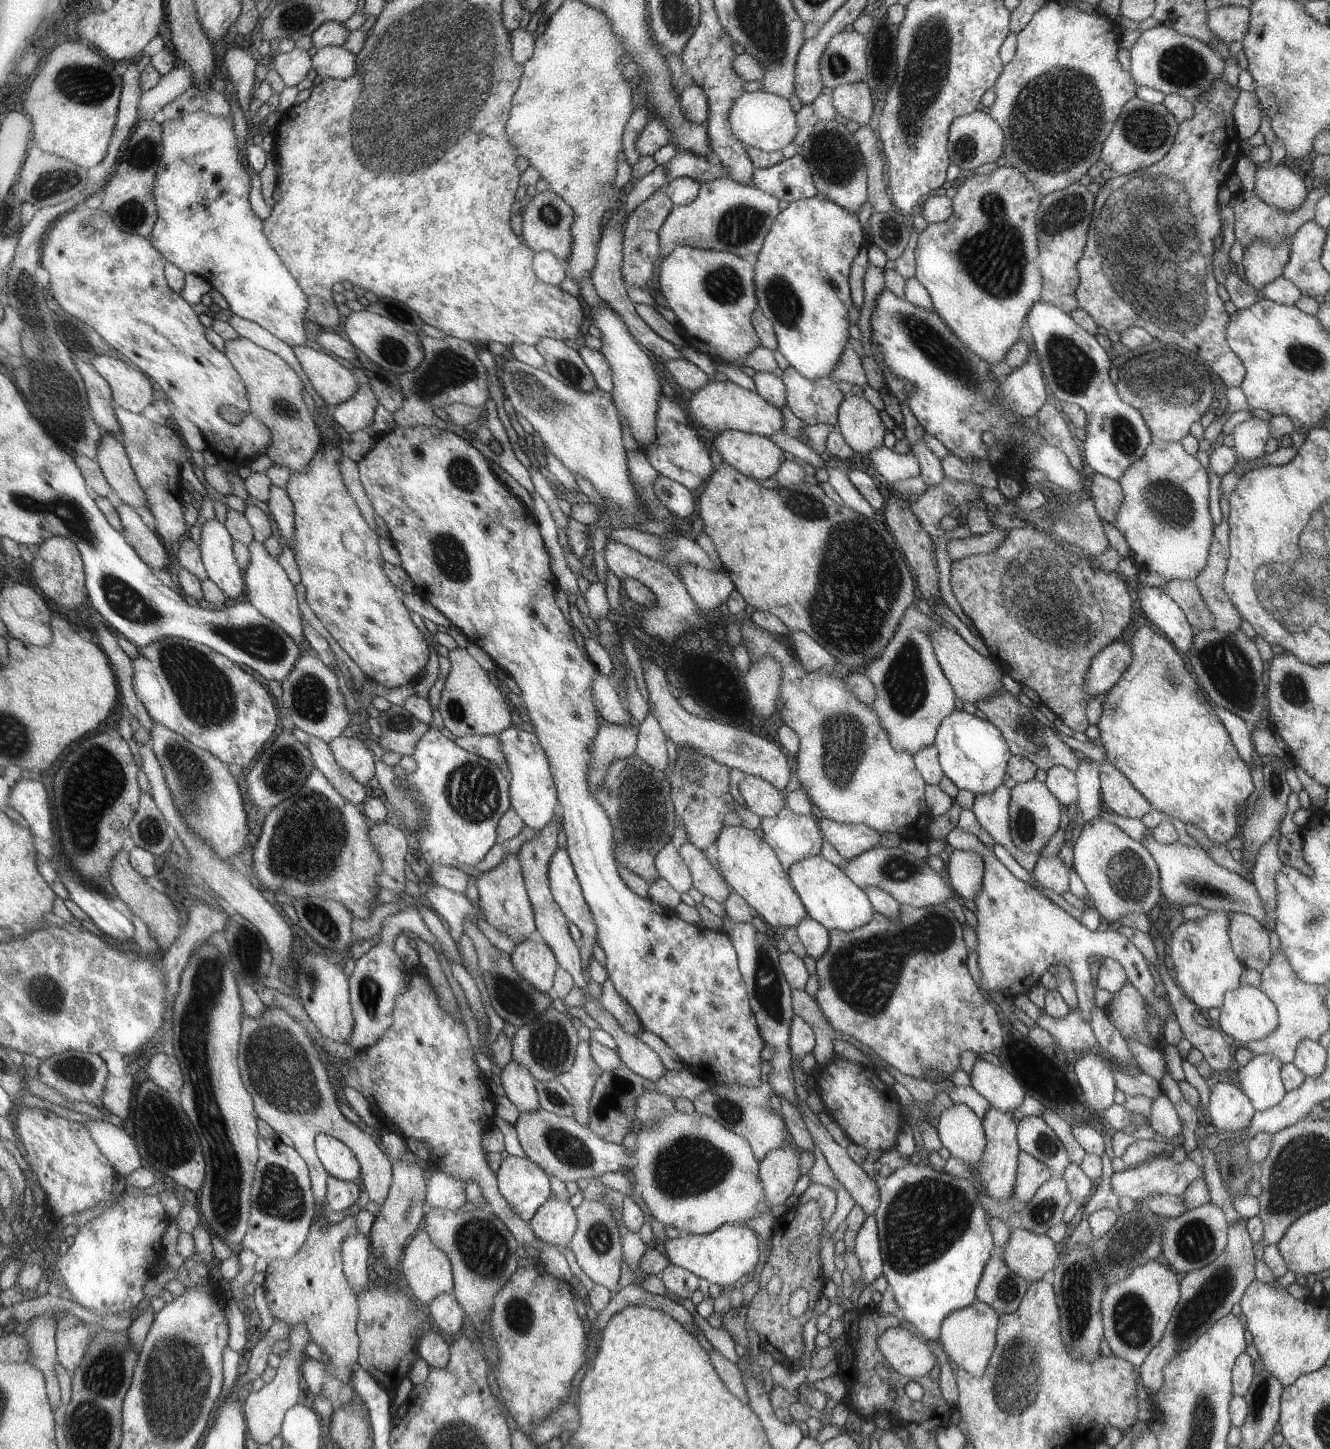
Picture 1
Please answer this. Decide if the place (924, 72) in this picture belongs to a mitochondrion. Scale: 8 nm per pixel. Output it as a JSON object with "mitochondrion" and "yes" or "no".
{"mitochondrion":"yes"}

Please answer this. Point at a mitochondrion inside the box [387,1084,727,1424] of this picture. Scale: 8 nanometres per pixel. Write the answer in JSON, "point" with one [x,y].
{"point":[485,1251]}

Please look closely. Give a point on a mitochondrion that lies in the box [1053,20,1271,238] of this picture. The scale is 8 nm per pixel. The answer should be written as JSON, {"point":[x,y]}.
{"point":[1180,65]}

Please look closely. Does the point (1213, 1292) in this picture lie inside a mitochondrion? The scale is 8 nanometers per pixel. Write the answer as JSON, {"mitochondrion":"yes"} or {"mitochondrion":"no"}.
{"mitochondrion":"yes"}

